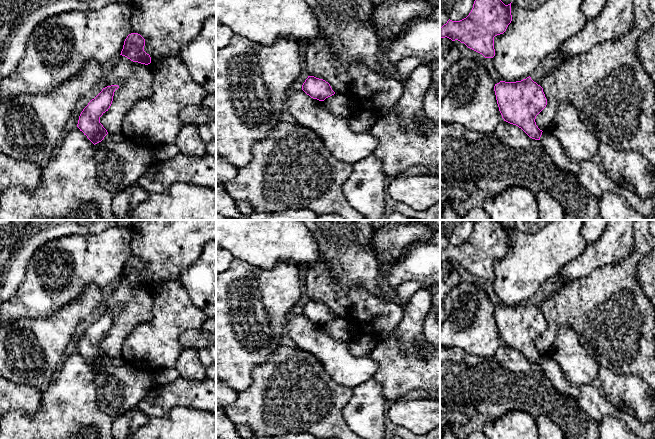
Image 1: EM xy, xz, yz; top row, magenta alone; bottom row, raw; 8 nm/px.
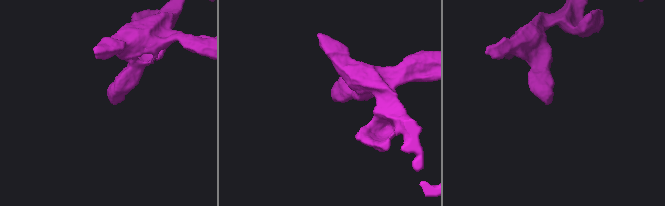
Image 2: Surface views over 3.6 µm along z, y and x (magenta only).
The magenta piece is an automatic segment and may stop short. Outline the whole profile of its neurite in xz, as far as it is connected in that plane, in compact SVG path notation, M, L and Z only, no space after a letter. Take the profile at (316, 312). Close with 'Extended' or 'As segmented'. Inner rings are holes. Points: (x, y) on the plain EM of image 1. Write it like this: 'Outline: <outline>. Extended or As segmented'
Outline: M308 300L302 309L302 314L311 322L319 325L324 325L335 318L328 306L314 300Z. As segmented

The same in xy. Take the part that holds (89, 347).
Outline: M118 309L107 310L92 323L79 340L77 351L95 369L108 358L100 347L100 341L110 332Z. As segmented

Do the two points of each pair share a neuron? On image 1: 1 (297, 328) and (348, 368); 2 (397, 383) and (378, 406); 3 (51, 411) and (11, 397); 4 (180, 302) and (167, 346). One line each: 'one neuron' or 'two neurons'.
1: one neuron
2: two neurons
3: two neurons
4: one neuron

